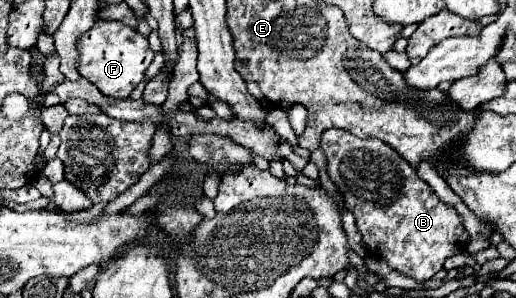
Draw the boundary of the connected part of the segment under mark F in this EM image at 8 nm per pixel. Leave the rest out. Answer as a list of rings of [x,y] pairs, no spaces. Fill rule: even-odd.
[[[98,19],[88,33],[78,37],[78,73],[92,81],[102,93],[116,99],[128,97],[132,93],[132,89],[144,79],[152,59],[154,51],[150,49],[148,39],[120,21]]]

